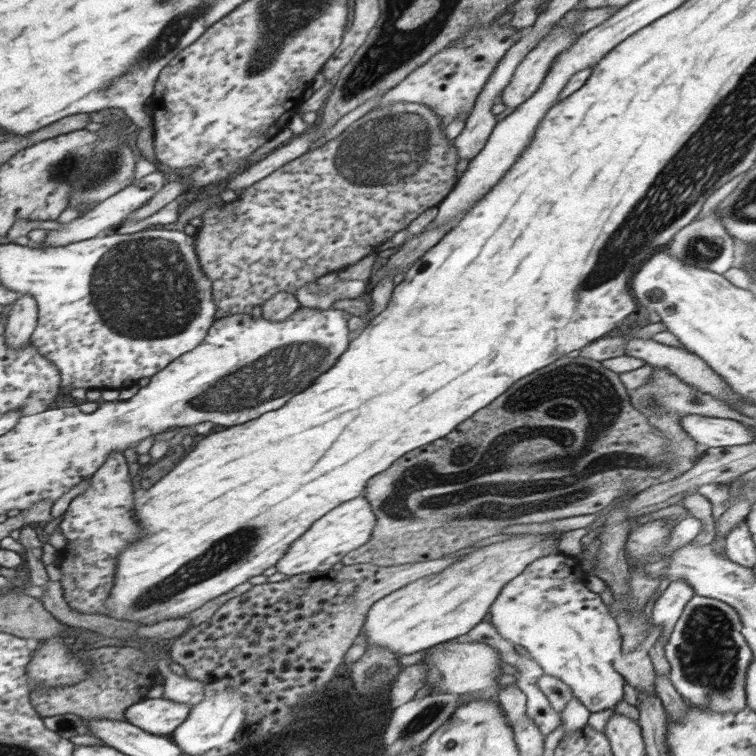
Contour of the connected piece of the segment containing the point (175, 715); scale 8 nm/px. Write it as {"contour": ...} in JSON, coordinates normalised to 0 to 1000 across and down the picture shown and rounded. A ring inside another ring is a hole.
{"contour":[[[217,922],[190,925],[171,934],[167,952],[177,960],[205,972],[229,970],[249,950],[251,931],[225,927]]]}

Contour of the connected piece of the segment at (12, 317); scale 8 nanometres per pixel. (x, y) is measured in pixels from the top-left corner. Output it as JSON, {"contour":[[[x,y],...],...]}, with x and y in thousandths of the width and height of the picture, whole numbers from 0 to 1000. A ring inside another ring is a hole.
{"contour":[[[29,388],[16,401],[9,417],[7,456],[12,460],[34,458],[50,431],[50,401],[40,388]]]}

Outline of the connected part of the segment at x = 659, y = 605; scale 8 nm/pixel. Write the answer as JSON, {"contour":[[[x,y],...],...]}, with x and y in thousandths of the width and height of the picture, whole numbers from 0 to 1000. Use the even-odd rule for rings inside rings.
{"contour":[[[902,766],[886,769],[878,784],[868,794],[862,804],[862,827],[873,828],[876,839],[872,847],[884,847],[897,823],[907,798],[919,787],[915,775]]]}

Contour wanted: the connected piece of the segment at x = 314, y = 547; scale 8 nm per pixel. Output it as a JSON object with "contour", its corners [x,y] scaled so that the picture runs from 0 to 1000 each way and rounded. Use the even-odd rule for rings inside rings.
{"contour":[[[479,653],[437,673],[437,677],[414,690],[394,714],[381,722],[378,733],[368,741],[364,750],[368,757],[384,762],[435,757],[444,743],[450,743],[456,734],[475,726],[489,714],[495,696],[497,679],[492,676],[489,663]]]}

